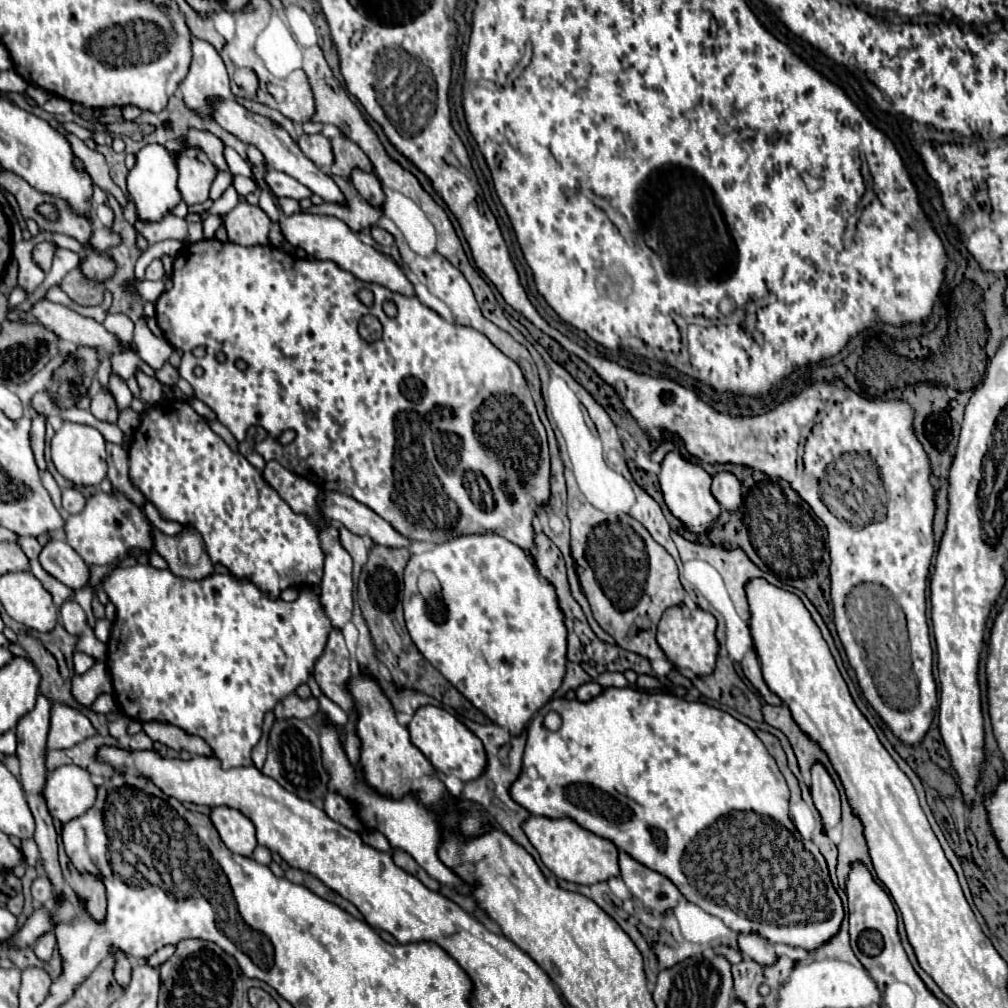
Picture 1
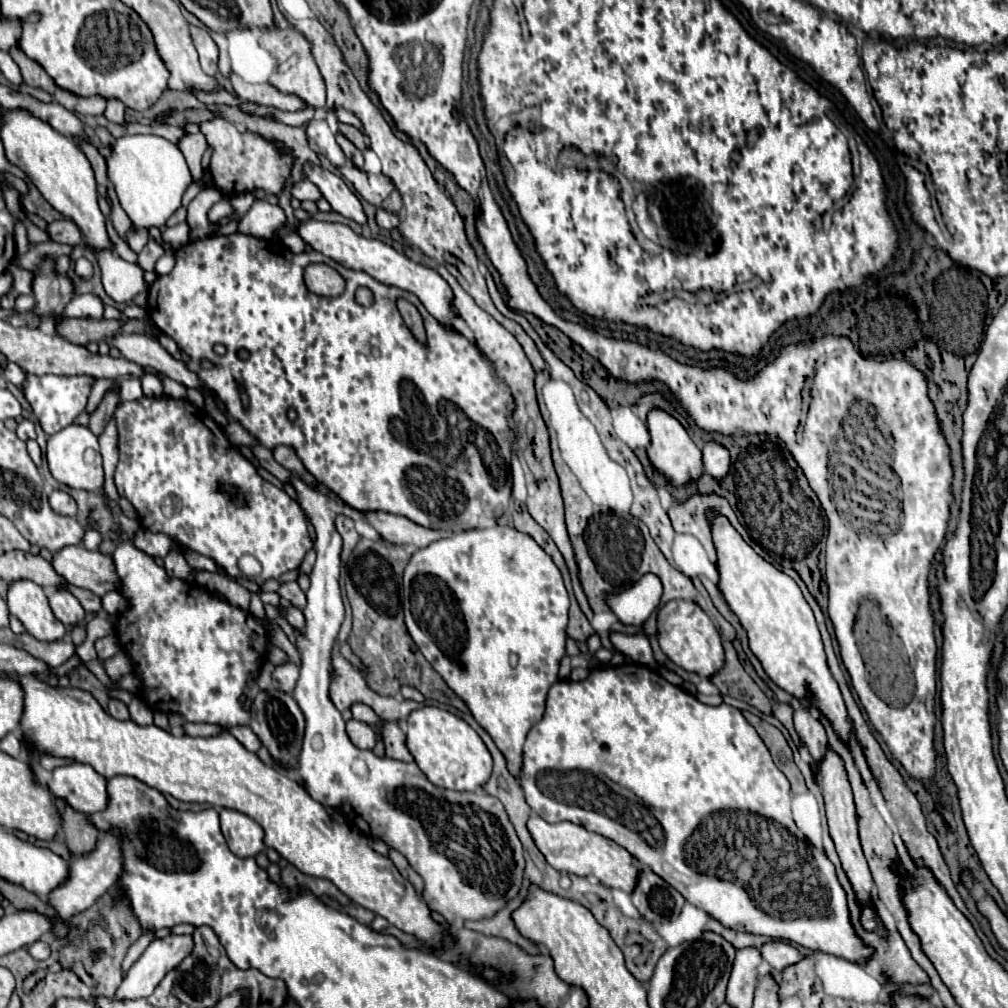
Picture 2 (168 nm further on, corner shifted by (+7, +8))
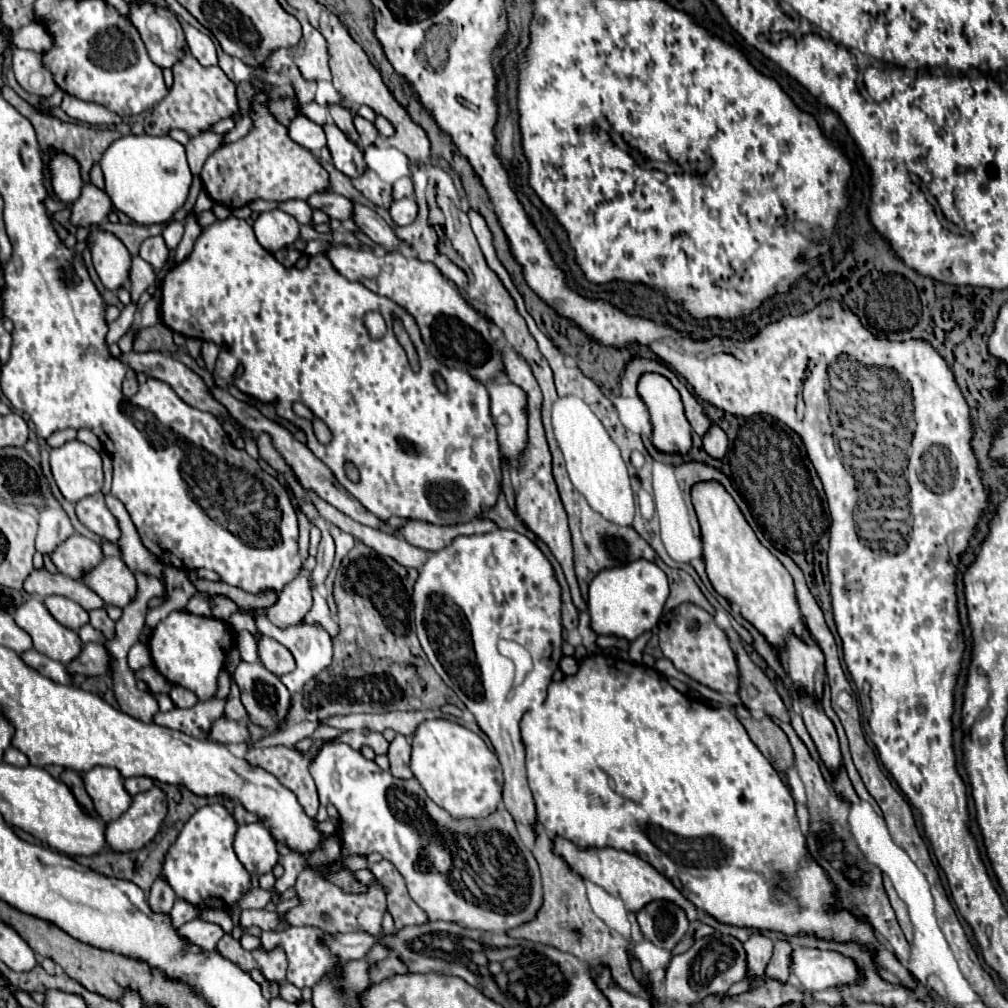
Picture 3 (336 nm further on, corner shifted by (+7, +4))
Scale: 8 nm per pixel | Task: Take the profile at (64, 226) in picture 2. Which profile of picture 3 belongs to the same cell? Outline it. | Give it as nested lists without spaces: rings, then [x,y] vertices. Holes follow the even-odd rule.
[[[92,183],[84,185],[80,199],[72,205],[72,215],[70,215],[70,225],[74,227],[88,227],[88,225],[98,225],[102,223],[112,209],[110,197],[94,187]]]

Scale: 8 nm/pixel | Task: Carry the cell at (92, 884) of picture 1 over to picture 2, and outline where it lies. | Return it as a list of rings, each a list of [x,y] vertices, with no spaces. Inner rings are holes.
[[[56,799],[56,807],[62,815],[62,831],[72,855],[84,855],[86,851],[94,849],[98,839],[98,829],[90,823],[88,815],[72,809],[64,799]]]

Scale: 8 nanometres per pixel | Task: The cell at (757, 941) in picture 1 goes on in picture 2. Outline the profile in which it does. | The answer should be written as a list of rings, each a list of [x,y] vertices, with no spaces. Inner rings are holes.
[[[784,941],[766,943],[760,947],[760,951],[762,951],[764,961],[770,963],[772,969],[776,969],[776,971],[784,971],[784,969],[802,961],[802,955],[798,953],[798,949],[792,947],[790,943],[784,943]]]

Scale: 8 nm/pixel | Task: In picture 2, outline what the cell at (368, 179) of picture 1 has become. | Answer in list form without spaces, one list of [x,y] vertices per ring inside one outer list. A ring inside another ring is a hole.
[[[340,131],[336,133],[336,141],[338,141],[338,145],[342,147],[342,151],[346,153],[346,157],[348,157],[356,167],[362,167],[362,163],[364,163],[364,161],[362,161],[362,153],[360,153]]]

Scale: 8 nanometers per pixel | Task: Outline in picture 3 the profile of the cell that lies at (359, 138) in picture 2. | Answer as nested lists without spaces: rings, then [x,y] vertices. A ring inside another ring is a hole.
[[[356,115],[356,117],[354,117],[354,127],[356,127],[358,135],[360,135],[362,147],[374,145],[374,141],[378,139],[378,133],[376,133],[376,129],[374,129],[374,125],[372,125],[370,121],[366,121],[366,119],[362,119],[362,117]]]

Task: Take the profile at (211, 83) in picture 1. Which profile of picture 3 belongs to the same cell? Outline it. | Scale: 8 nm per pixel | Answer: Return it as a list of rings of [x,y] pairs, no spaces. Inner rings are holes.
[[[188,25],[186,27],[186,41],[188,41],[190,53],[198,59],[198,63],[202,63],[202,67],[212,67],[218,63],[216,47],[208,35],[204,35],[198,29],[194,29],[192,25]]]

